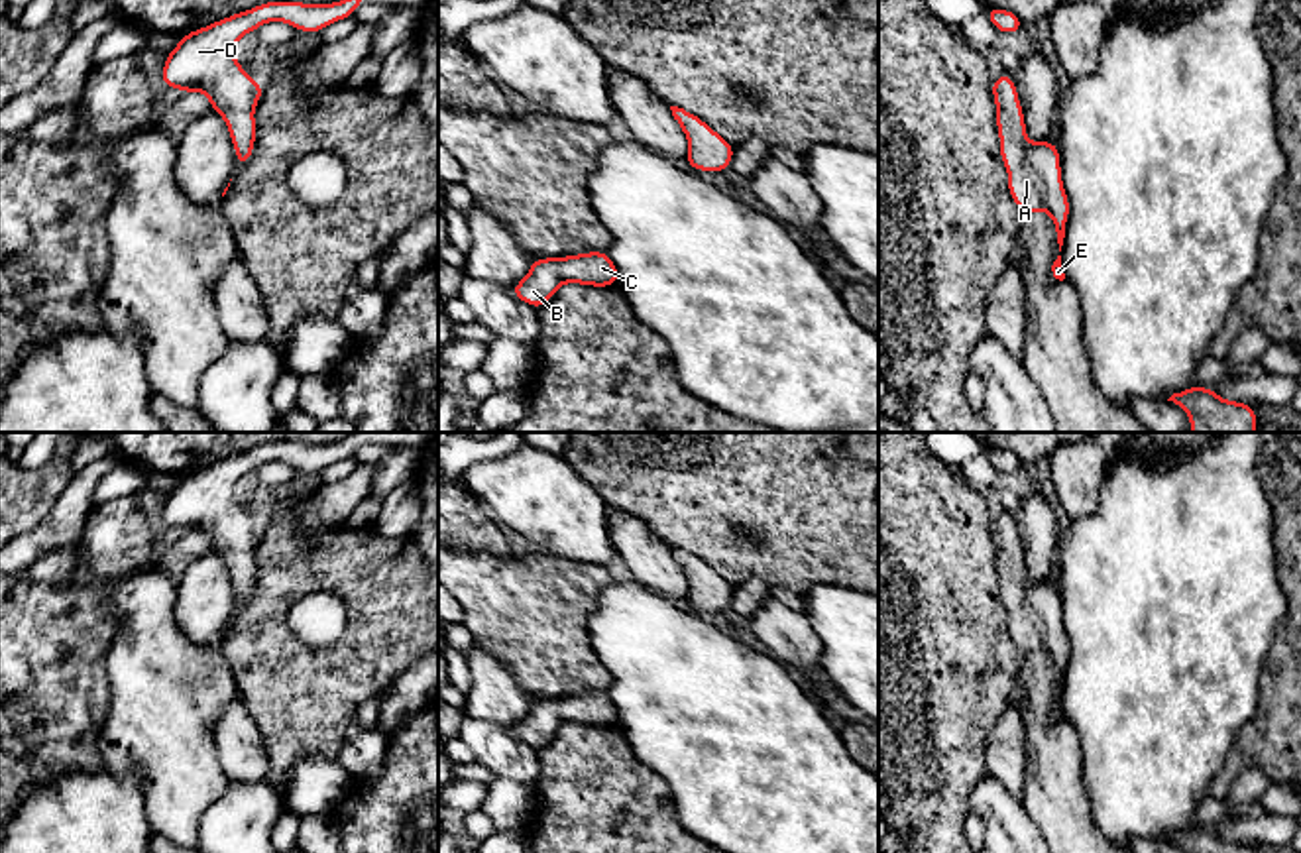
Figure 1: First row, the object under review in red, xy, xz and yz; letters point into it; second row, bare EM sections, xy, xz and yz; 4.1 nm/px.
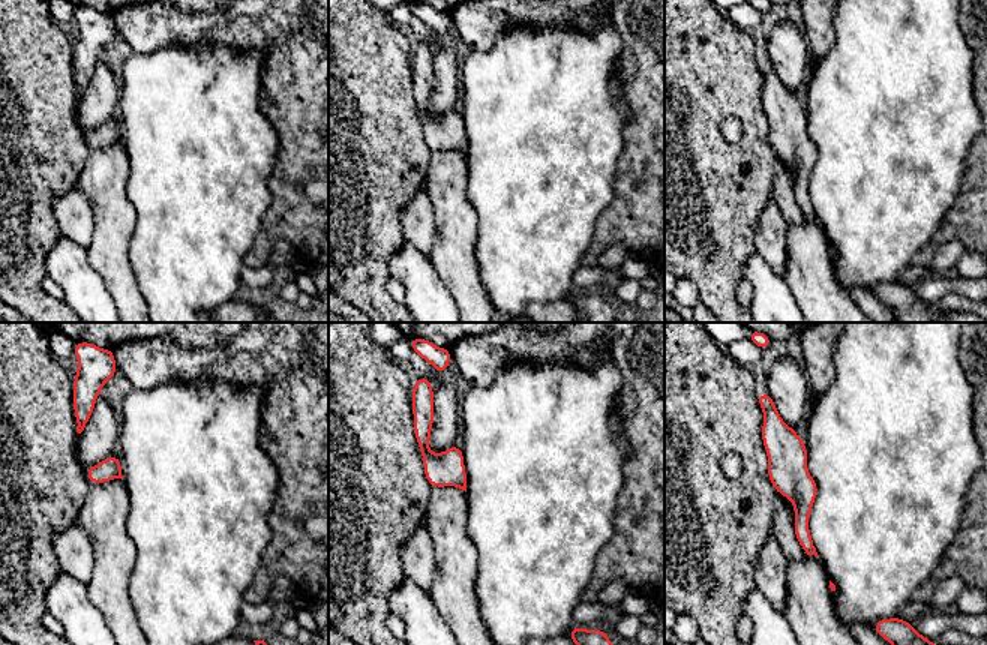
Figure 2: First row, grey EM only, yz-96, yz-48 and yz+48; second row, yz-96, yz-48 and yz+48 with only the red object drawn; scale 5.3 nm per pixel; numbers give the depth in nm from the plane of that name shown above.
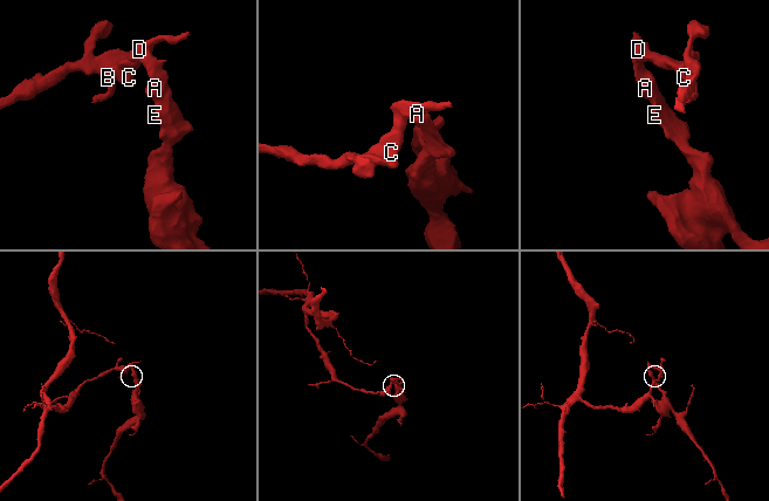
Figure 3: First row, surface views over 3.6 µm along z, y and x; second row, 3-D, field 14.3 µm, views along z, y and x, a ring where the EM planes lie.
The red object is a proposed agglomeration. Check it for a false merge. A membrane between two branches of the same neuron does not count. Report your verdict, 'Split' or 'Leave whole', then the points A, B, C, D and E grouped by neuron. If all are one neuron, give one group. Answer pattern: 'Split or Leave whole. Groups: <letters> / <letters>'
Leave whole. Groups: A B C D E

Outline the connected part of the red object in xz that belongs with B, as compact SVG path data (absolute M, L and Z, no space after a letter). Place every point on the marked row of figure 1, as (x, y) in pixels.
M588 252L564 257L533 259L527 277L513 285L513 295L538 309L546 305L564 283L592 287L617 285L619 273L607 252Z

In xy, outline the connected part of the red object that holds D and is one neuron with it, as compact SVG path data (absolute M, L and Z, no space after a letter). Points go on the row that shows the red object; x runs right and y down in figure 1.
M340 0L332 4L263 2L206 28L183 35L165 55L161 83L183 92L202 92L226 122L236 163L252 159L255 143L254 110L263 86L246 75L234 55L236 41L265 22L285 22L297 31L322 31L326 26L354 16L368 0Z

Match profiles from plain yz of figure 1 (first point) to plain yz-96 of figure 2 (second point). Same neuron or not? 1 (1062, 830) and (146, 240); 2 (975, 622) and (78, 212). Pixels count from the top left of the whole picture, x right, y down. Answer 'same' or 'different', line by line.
1: different
2: different

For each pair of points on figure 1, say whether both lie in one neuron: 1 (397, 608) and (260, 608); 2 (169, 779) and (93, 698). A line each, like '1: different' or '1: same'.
1: same
2: different

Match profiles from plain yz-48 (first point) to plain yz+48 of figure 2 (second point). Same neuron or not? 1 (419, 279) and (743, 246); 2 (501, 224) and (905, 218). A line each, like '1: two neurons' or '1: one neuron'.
1: two neurons
2: one neuron

